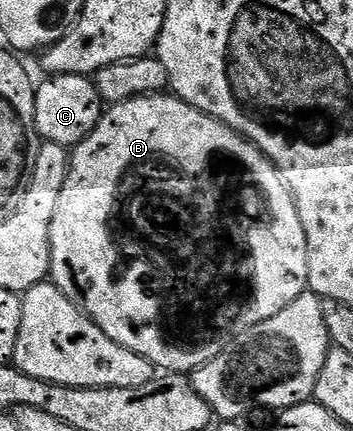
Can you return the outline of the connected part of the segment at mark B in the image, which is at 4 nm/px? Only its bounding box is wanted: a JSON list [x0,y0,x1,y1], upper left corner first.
[49,93,309,373]

